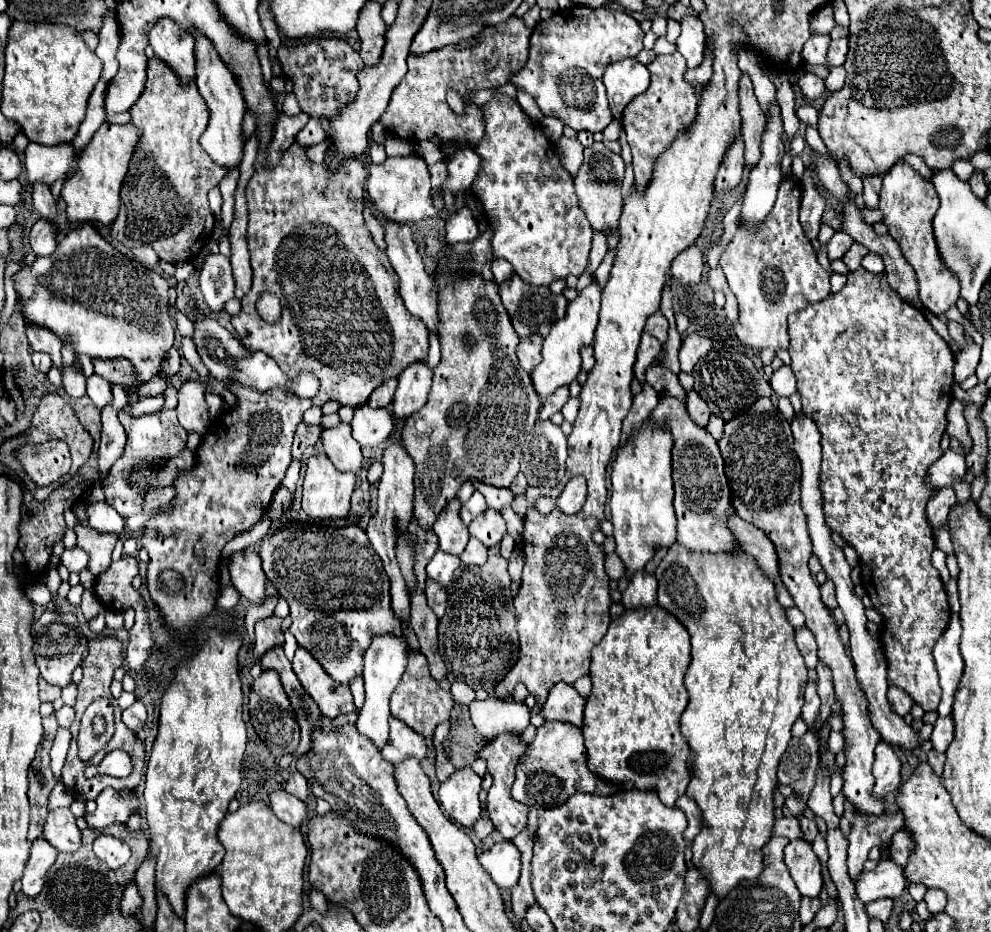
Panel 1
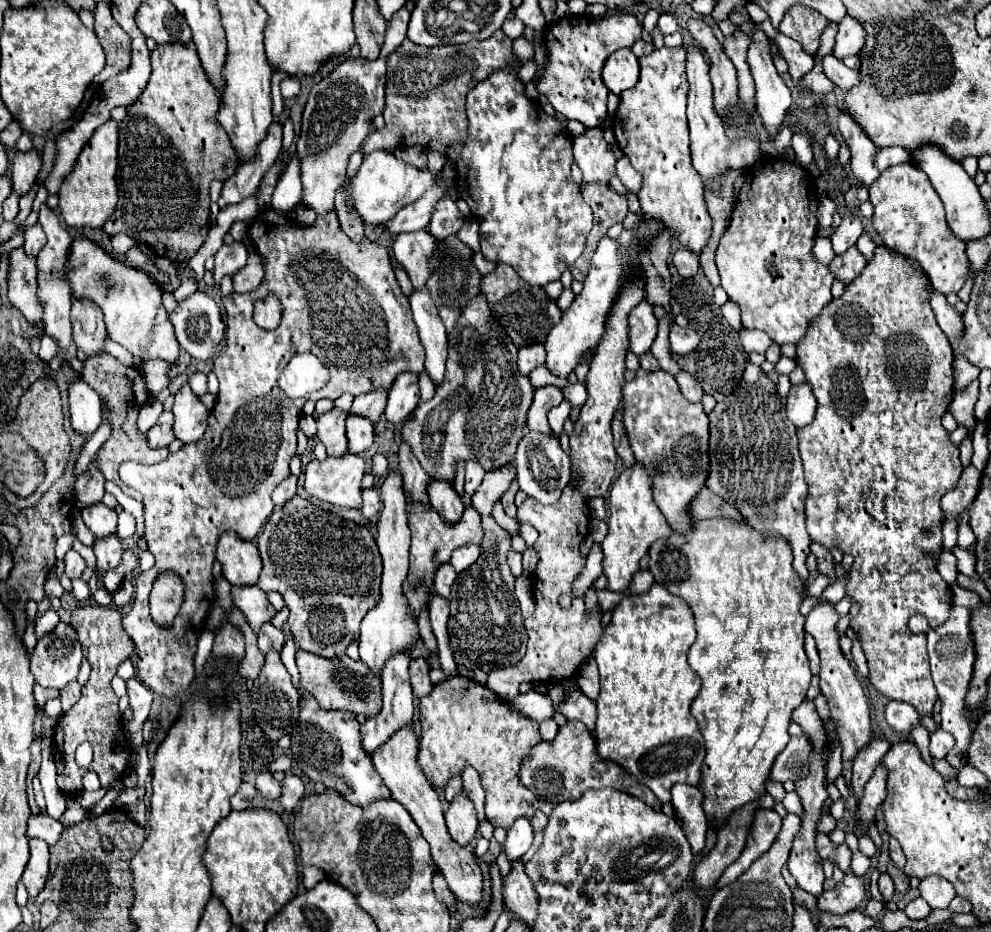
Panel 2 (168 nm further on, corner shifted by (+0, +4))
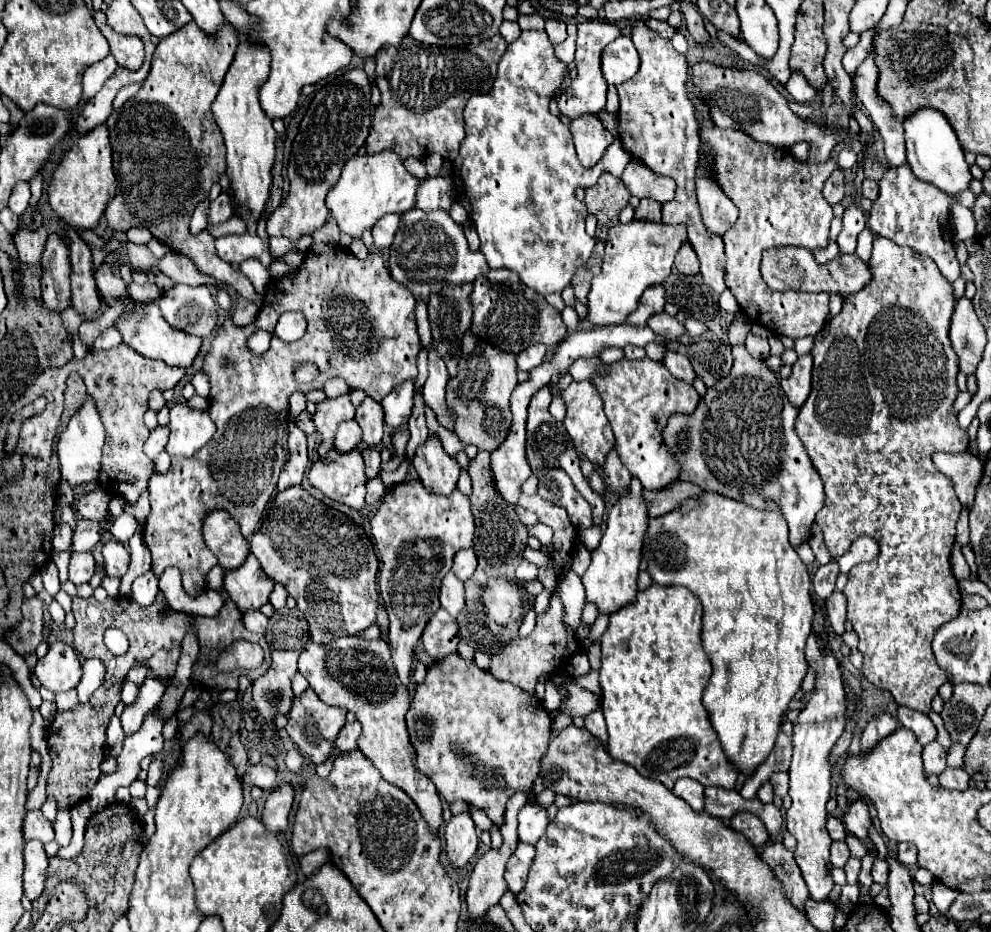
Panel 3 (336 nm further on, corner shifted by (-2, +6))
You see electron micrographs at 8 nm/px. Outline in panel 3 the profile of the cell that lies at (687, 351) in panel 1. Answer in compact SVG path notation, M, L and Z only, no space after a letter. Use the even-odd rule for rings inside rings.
M665 312L655 314L655 316L649 320L649 328L651 328L657 336L661 336L661 338L665 338L665 340L669 340L669 342L677 342L677 340L687 332L685 326L677 322L677 318L673 318L673 316L665 314Z

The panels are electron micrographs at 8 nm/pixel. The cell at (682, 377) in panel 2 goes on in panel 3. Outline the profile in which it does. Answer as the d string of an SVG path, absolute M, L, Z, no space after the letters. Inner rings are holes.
M667 350L663 364L665 364L665 368L667 368L675 378L679 378L679 380L683 380L683 382L687 382L687 384L693 384L693 380L695 380L695 370L693 370L693 366L691 366L691 362L689 362L687 356Z

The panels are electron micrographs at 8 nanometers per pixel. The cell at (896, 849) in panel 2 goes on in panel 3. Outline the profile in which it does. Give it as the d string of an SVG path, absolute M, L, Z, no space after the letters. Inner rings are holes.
M909 842L897 844L897 860L903 866L913 866L917 862L917 850L915 850L915 846L911 846Z

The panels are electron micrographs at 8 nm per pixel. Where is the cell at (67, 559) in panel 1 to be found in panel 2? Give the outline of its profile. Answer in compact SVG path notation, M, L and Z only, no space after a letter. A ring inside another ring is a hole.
M69 550L65 554L65 574L73 580L73 578L81 578L83 570L87 568L85 560L81 558L81 554L77 554L75 550Z

